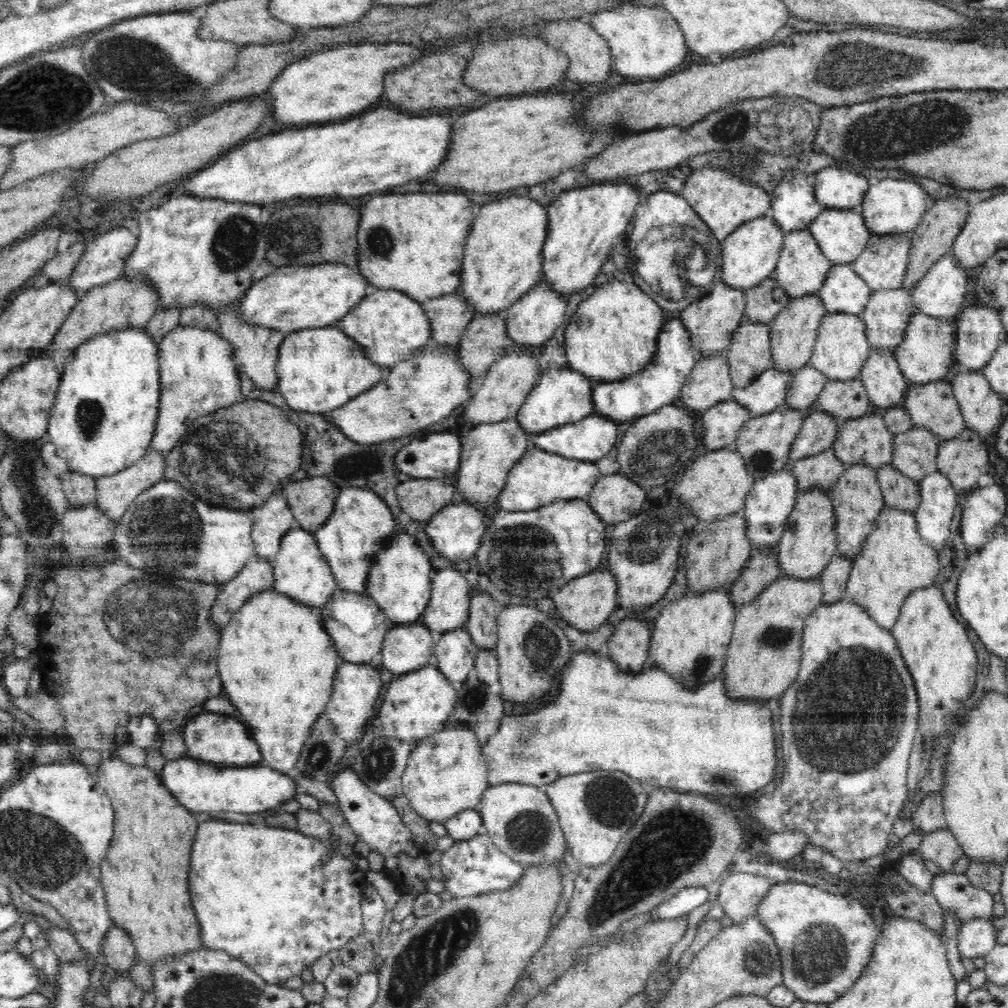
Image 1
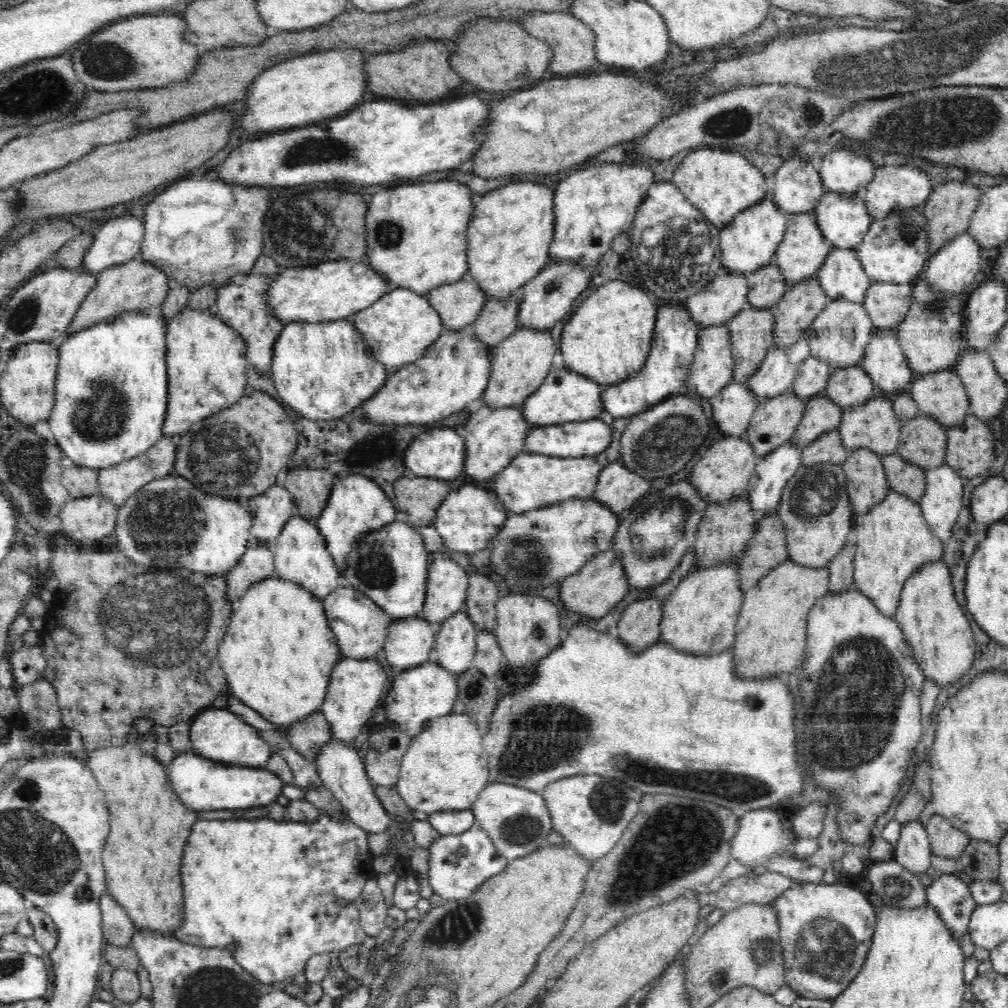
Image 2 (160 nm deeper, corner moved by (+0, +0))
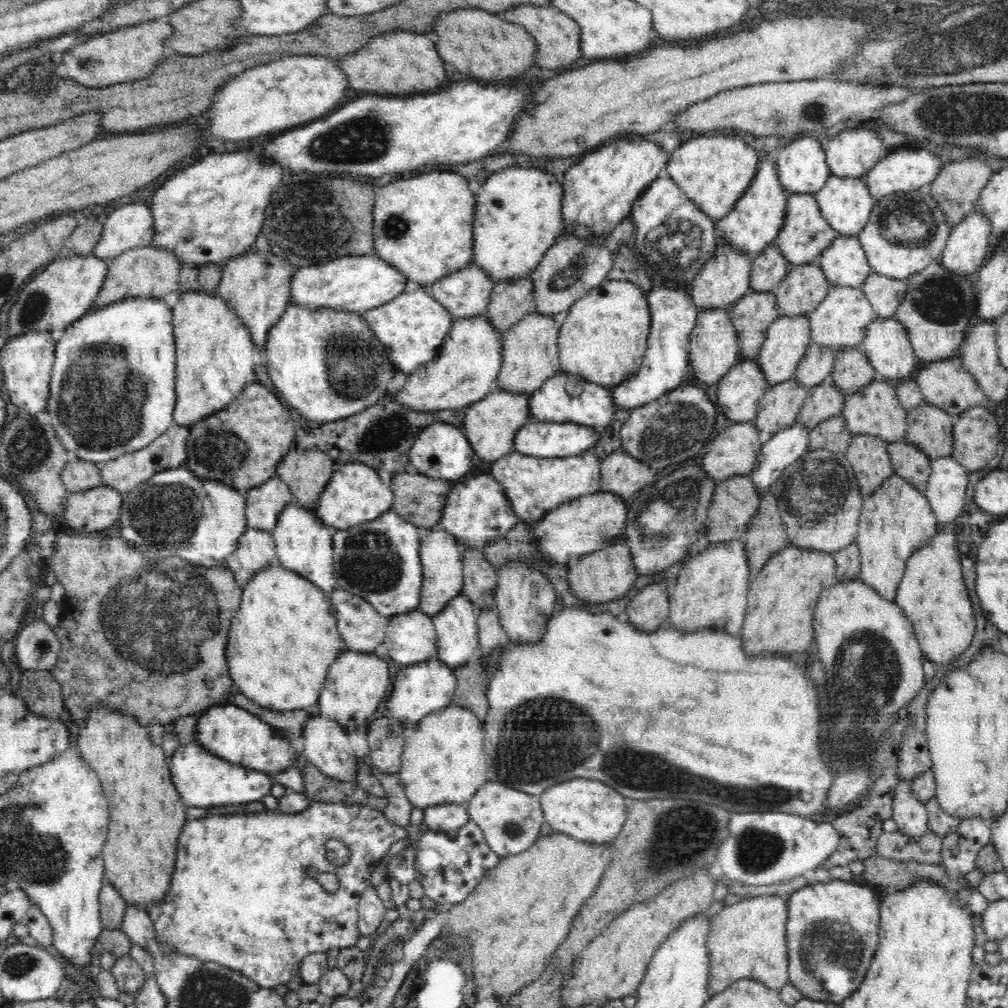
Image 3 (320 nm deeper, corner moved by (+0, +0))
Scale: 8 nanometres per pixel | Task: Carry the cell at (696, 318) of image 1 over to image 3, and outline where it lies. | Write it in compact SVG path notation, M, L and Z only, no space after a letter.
M717 238L713 255L704 263L691 282L690 297L700 309L729 308L750 292L751 257Z

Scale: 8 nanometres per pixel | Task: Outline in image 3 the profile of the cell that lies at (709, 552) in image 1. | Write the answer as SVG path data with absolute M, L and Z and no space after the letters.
M734 475L716 483L714 497L707 514L706 533L709 544L743 539L747 524L760 508L761 496L749 475Z

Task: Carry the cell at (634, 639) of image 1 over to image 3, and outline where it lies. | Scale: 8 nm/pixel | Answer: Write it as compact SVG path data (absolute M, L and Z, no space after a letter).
M652 582L640 589L626 606L627 620L644 632L654 632L669 618L668 582Z

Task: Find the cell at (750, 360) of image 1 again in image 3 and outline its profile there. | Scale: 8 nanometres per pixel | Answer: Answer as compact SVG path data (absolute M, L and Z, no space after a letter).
M750 290L738 302L729 306L739 346L739 362L757 360L759 348L766 338L765 332L779 315L775 302L772 292Z

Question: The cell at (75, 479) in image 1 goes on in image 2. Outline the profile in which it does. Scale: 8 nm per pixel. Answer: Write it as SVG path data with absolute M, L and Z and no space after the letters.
M78 465L63 469L61 483L67 488L69 497L72 498L90 498L90 496L101 494L96 469Z

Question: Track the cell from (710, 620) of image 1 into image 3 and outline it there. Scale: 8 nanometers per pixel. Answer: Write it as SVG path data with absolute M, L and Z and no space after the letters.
M742 539L709 544L680 567L676 585L669 594L667 624L684 630L710 628L738 634L747 610L748 586L752 581Z

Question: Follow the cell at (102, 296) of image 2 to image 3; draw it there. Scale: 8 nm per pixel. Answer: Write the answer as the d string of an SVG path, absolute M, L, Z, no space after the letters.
M150 244L126 250L120 256L110 260L106 280L91 308L103 307L134 297L163 299L166 294L177 290L182 265L182 261L166 248L154 247Z

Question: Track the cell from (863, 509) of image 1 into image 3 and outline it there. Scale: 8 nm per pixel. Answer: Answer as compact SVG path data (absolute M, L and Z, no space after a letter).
M857 434L844 452L863 497L873 495L889 476L894 475L887 446L886 441L876 436Z

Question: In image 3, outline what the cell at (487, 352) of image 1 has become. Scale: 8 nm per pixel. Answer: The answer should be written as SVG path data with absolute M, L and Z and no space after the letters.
M529 277L495 283L485 314L498 332L510 328L527 314L536 313L533 288Z

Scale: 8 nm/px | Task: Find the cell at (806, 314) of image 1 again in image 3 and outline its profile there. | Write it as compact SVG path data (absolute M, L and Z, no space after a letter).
M817 262L790 266L785 277L772 290L782 316L806 315L825 299L830 288Z

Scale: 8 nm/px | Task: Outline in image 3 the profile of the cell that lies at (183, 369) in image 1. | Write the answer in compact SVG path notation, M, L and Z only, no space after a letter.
M189 290L179 293L178 302L171 307L173 316L174 344L176 345L176 404L174 406L175 425L190 427L198 420L206 419L212 413L222 410L238 398L242 390L254 381L253 362L255 344L252 335L234 308L226 300L214 293Z

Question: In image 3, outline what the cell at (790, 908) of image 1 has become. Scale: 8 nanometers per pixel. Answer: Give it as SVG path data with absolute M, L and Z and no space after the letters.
M831 879L788 896L789 983L810 1000L840 1005L862 985L878 950L881 900L870 888Z

